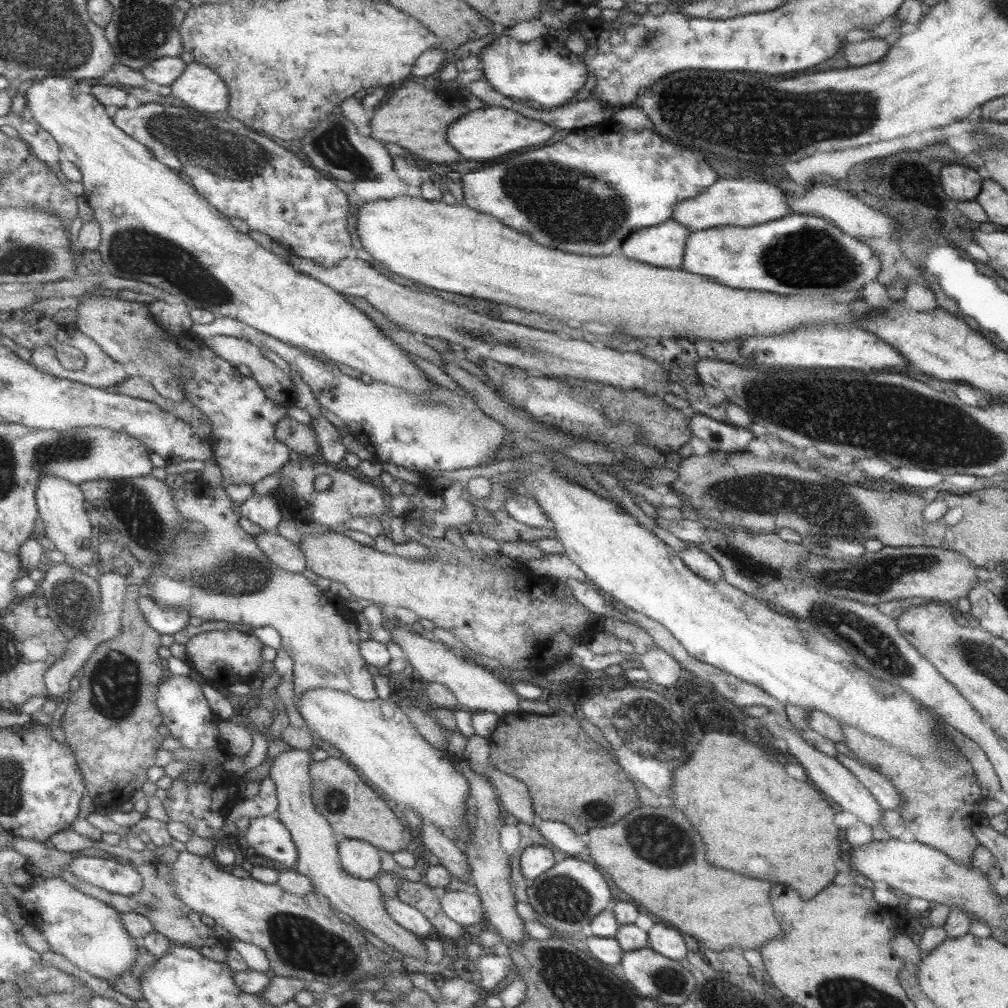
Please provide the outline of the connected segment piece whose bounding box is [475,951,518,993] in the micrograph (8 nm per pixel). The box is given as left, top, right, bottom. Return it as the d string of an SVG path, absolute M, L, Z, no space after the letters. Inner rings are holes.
M489 951L482 959L475 963L475 967L481 973L481 985L486 991L495 993L498 986L518 969L513 956L498 956L498 954Z

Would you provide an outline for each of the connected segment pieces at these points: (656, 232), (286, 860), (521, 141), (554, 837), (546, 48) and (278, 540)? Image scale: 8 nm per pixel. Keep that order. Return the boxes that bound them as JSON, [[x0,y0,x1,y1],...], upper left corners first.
[[623,218,692,269],[245,815,299,870],[447,108,558,160],[537,816,588,856],[478,33,588,108],[256,531,309,573]]

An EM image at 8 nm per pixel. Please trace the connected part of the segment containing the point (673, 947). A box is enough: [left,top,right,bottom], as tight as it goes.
[648,923,686,960]

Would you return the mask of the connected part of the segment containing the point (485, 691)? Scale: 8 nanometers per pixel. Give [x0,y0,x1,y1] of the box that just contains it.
[392,624,522,718]

